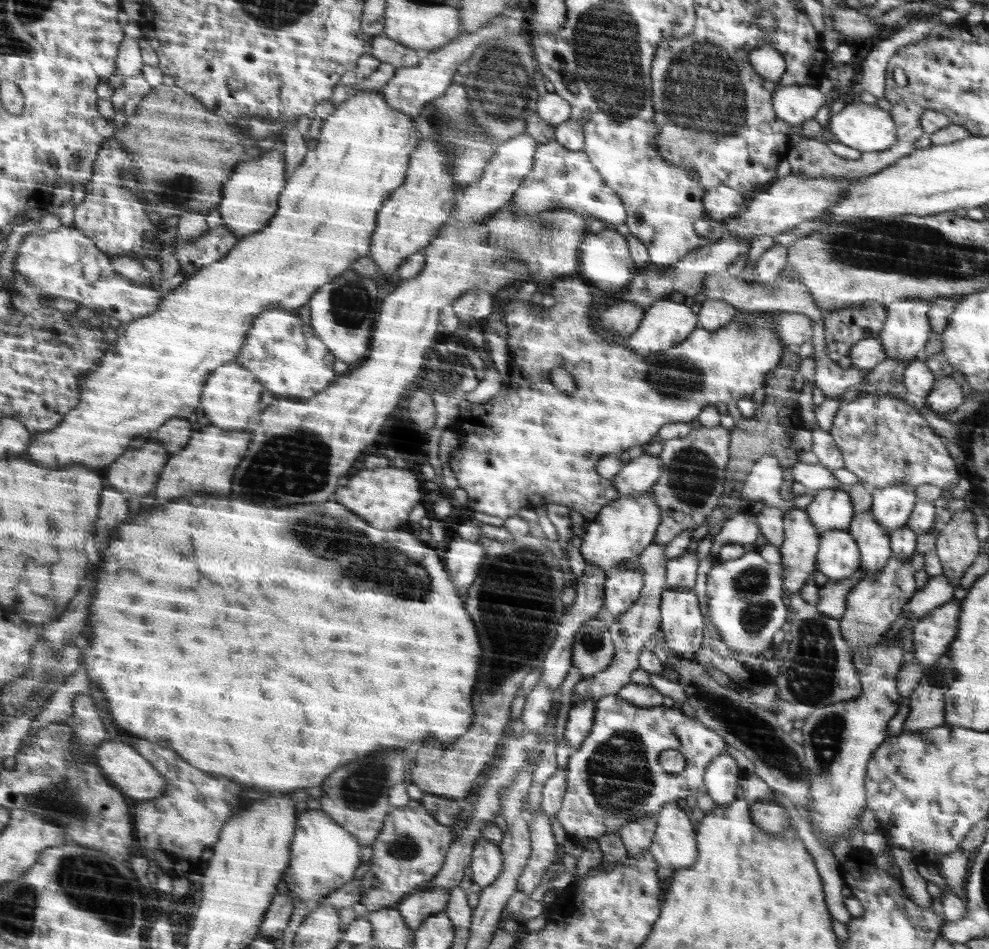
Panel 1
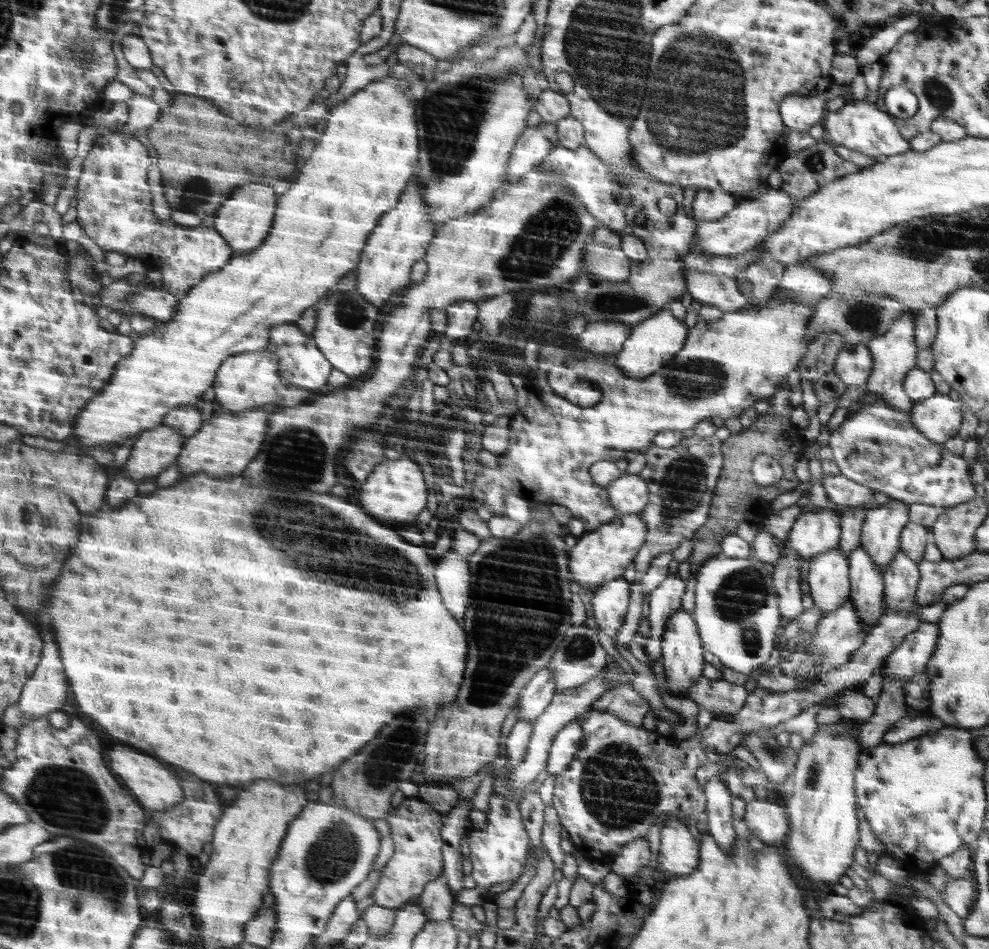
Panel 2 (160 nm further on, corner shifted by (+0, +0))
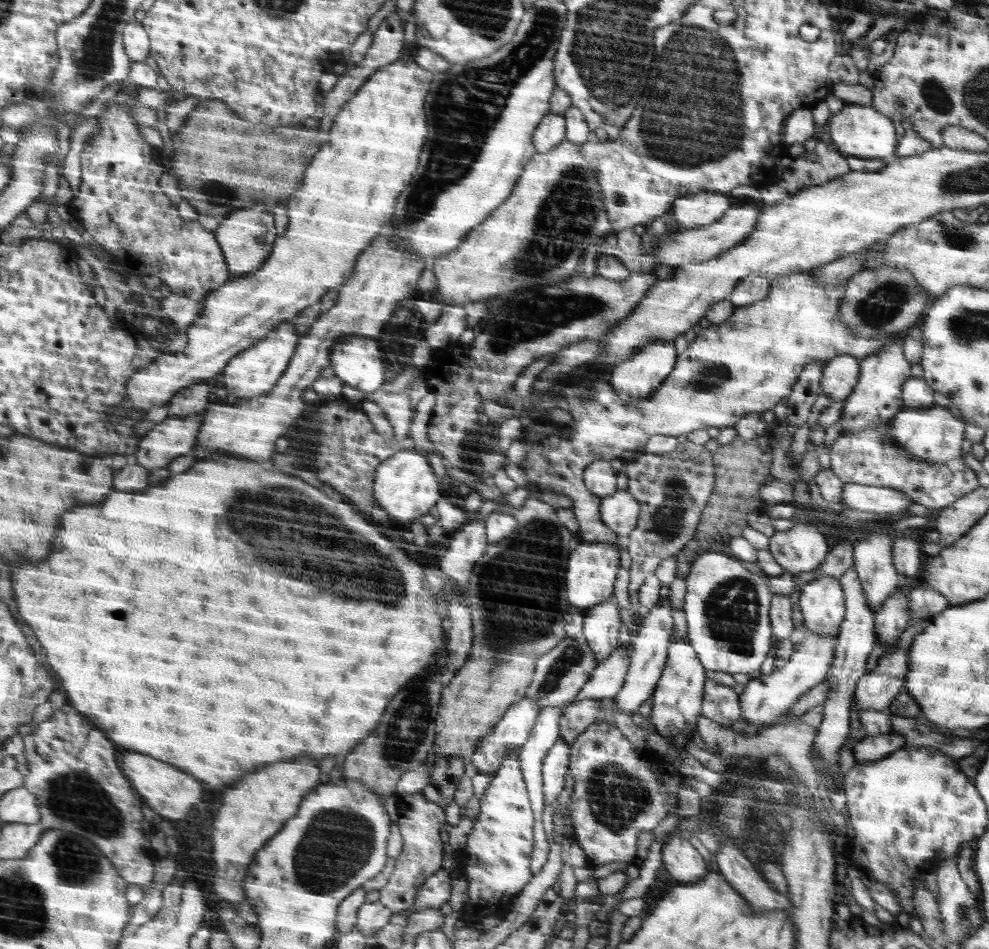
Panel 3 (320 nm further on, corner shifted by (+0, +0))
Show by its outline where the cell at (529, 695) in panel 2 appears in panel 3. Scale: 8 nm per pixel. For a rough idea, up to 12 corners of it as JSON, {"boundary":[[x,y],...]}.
{"boundary":[[527,695],[513,704],[469,756],[493,776],[527,742],[542,708]]}

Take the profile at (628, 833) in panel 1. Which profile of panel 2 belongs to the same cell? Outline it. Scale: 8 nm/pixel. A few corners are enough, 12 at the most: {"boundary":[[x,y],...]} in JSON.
{"boundary":[[646,836],[622,847],[611,873],[630,883],[652,854]]}

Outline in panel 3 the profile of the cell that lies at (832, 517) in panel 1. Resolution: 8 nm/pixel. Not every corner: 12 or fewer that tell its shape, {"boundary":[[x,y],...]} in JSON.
{"boundary":[[813,524],[769,537],[769,551],[795,576],[818,568],[830,541]]}

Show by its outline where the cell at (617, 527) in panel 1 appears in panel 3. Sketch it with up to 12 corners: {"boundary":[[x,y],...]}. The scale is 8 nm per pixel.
{"boundary":[[580,542],[570,555],[570,605],[612,597],[619,542]]}

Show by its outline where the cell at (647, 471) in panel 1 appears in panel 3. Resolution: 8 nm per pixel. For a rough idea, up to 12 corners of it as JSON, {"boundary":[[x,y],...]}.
{"boundary":[[627,490],[601,500],[602,521],[627,545],[639,515]]}

